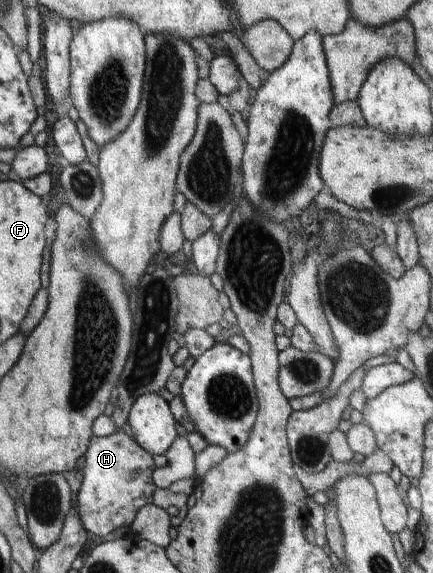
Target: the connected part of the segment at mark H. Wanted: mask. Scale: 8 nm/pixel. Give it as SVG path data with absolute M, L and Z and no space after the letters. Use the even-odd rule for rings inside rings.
M127 429L116 431L110 436L93 436L84 456L85 465L81 470L82 485L78 489L76 504L84 531L103 537L122 526L131 526L136 513L144 505L153 504L152 494L156 489L152 483L152 473L156 469L153 456L136 443Z

